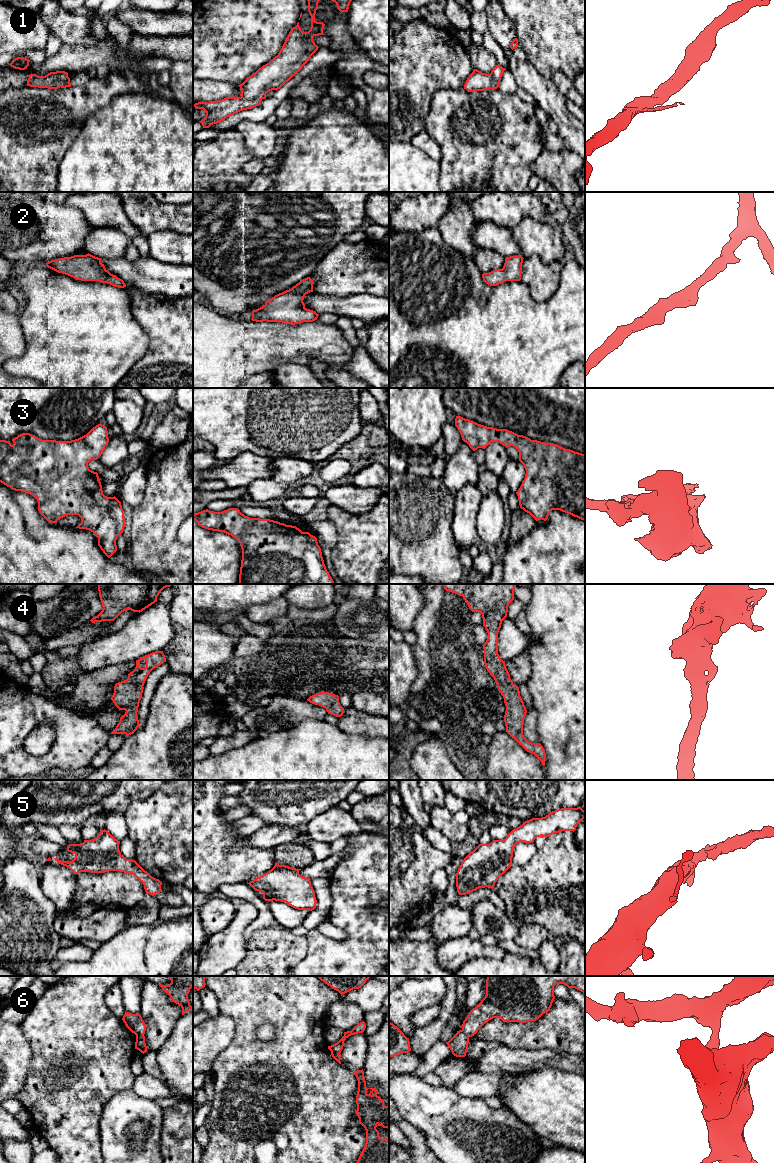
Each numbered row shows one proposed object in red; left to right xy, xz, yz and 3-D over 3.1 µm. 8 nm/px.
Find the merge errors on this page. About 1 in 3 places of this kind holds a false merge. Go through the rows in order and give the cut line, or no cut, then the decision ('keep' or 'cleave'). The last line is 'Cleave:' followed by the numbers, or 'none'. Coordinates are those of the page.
1: no cut; keep
2: no cut; keep
3: no cut; keep
4: no cut; keep
5: no cut; keep
6: cut in xz along (331, 1051), (339, 1053); cleave
Cleave: 6

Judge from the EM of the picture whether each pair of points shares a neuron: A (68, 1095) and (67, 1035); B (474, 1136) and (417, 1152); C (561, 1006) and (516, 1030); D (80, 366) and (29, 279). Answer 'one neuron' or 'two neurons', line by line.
A: one neuron
B: two neurons
C: one neuron
D: one neuron

